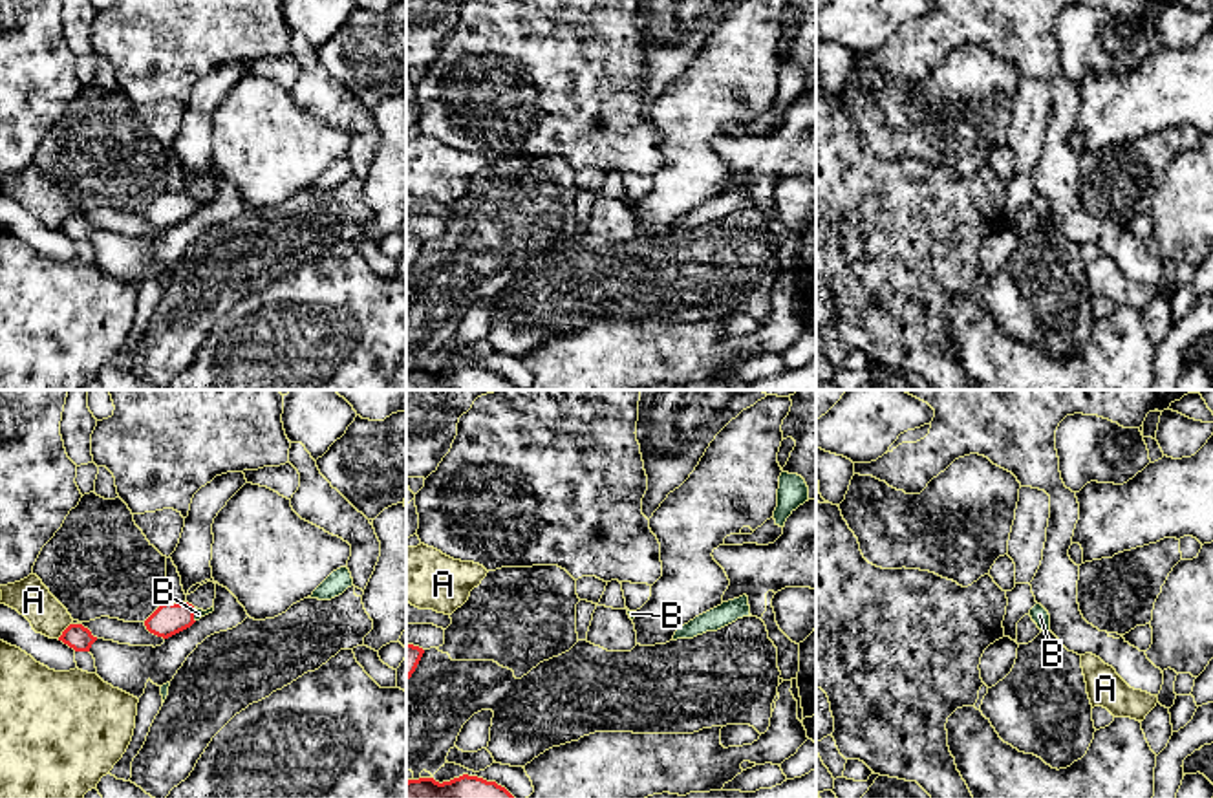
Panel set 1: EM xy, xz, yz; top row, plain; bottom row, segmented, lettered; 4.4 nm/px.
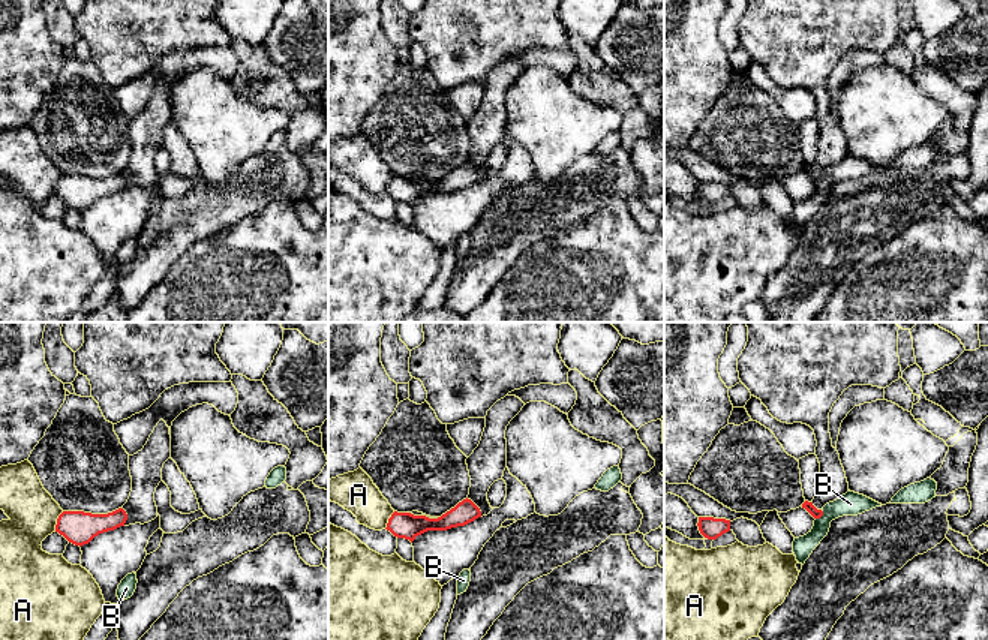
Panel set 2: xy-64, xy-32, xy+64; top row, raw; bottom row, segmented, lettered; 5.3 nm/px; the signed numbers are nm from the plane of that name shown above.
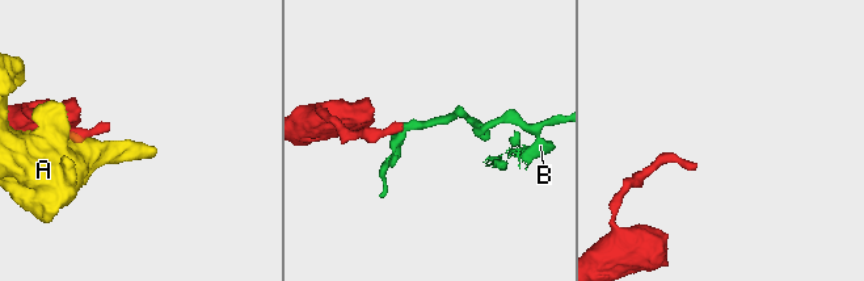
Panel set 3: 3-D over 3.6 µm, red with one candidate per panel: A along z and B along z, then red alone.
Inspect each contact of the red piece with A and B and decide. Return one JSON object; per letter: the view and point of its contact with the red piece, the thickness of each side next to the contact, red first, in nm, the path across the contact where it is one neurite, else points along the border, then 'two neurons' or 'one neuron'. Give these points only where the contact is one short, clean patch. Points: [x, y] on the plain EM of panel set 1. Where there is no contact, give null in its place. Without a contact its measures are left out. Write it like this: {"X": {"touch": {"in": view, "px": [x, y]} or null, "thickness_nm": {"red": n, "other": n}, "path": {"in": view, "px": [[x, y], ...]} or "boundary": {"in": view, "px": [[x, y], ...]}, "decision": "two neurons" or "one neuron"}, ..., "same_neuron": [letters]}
{"A": {"touch": {"in": "xy", "px": [64, 220]}, "thickness_nm": {"red": 110, "other": 170}, "boundary": {"in": "xy", "px": [[70, 213], [57, 227]]}, "decision": "two neurons"}, "B": {"touch": {"in": "xy", "px": [193, 205]}, "thickness_nm": {"red": 140, "other": 50}, "path": {"in": "xy", "px": [[169, 209], [193, 205], [198, 204]]}, "decision": "one neuron"}, "same_neuron": ["B"]}

